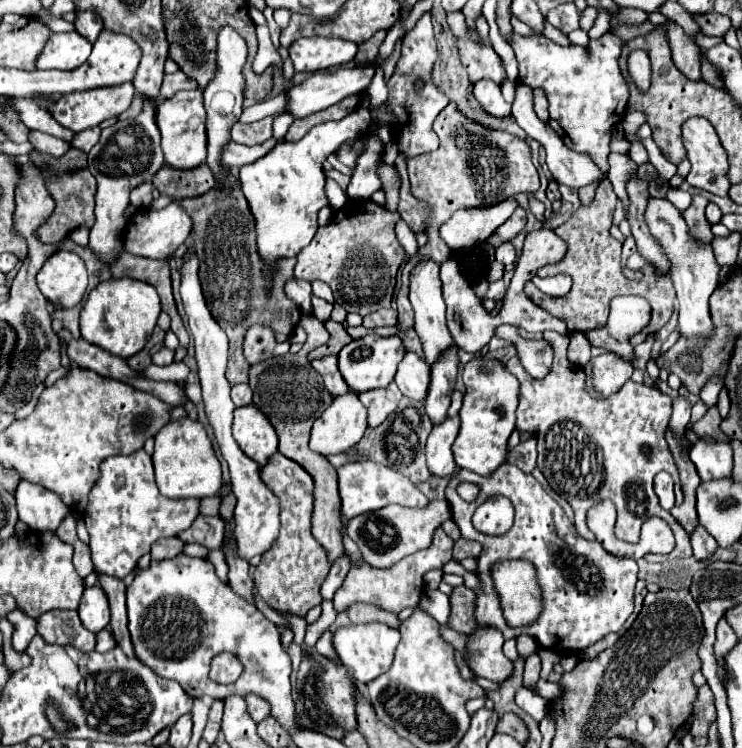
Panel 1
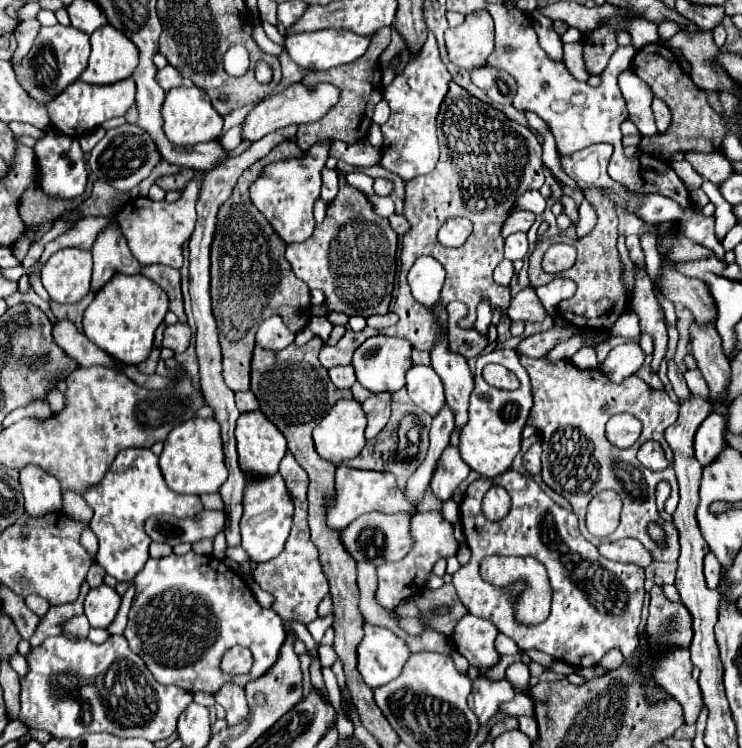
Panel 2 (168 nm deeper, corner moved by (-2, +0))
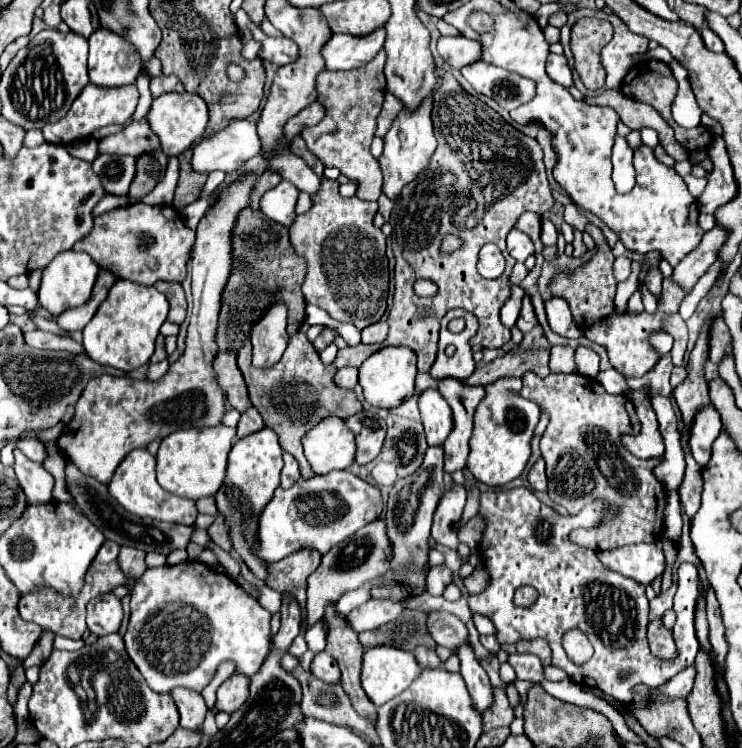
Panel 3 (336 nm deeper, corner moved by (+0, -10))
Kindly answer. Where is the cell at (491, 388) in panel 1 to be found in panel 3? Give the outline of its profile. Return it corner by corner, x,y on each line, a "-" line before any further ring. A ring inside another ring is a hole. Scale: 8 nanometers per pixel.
497,379
485,387
485,399
475,411
473,437
469,441
469,459
467,469
475,475
477,481
489,487
501,487
521,475
531,455
531,437
539,421
539,407
521,397
521,379

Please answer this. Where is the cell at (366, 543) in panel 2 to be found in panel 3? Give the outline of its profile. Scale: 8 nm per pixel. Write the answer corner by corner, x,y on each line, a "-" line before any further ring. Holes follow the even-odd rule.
381,519
369,523
361,531
355,531
349,539
341,541
337,547
325,553
319,569
307,581
307,627
323,619
327,603
337,601
343,593
353,591
363,583
385,575
389,571
389,559
393,559
393,543
389,543
385,521

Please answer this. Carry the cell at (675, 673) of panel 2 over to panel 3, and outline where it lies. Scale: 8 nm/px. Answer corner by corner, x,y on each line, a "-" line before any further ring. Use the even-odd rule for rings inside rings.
655,619
647,627
647,641
651,655
657,659
675,659
677,657
677,647
673,641
671,631
663,625
661,619

